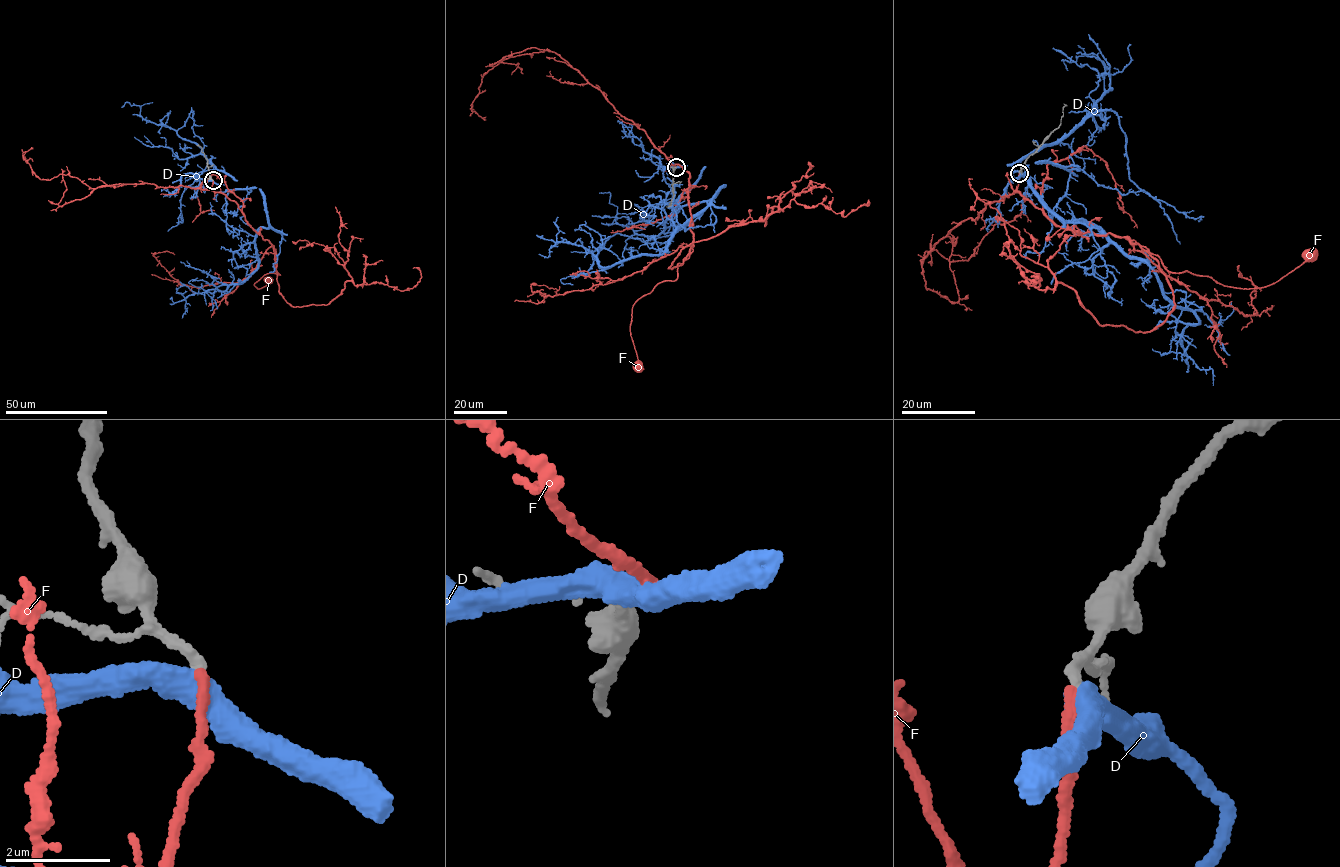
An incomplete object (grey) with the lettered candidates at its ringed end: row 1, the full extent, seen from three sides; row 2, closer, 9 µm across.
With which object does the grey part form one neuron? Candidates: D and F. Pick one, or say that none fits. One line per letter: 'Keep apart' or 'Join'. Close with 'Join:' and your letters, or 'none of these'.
D: Keep apart
F: Join
Join: F

